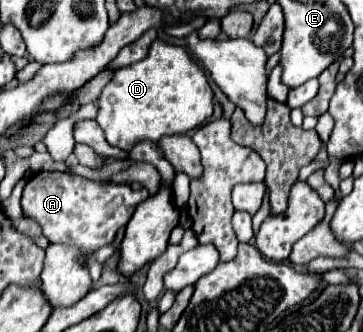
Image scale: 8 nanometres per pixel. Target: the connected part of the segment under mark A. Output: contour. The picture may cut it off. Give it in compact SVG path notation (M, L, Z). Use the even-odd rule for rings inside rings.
M38 171L24 187L22 209L42 225L44 237L50 243L74 243L80 251L94 253L116 239L118 231L130 221L136 205L146 199L148 191L144 187L134 191L126 183L92 181L62 171Z

